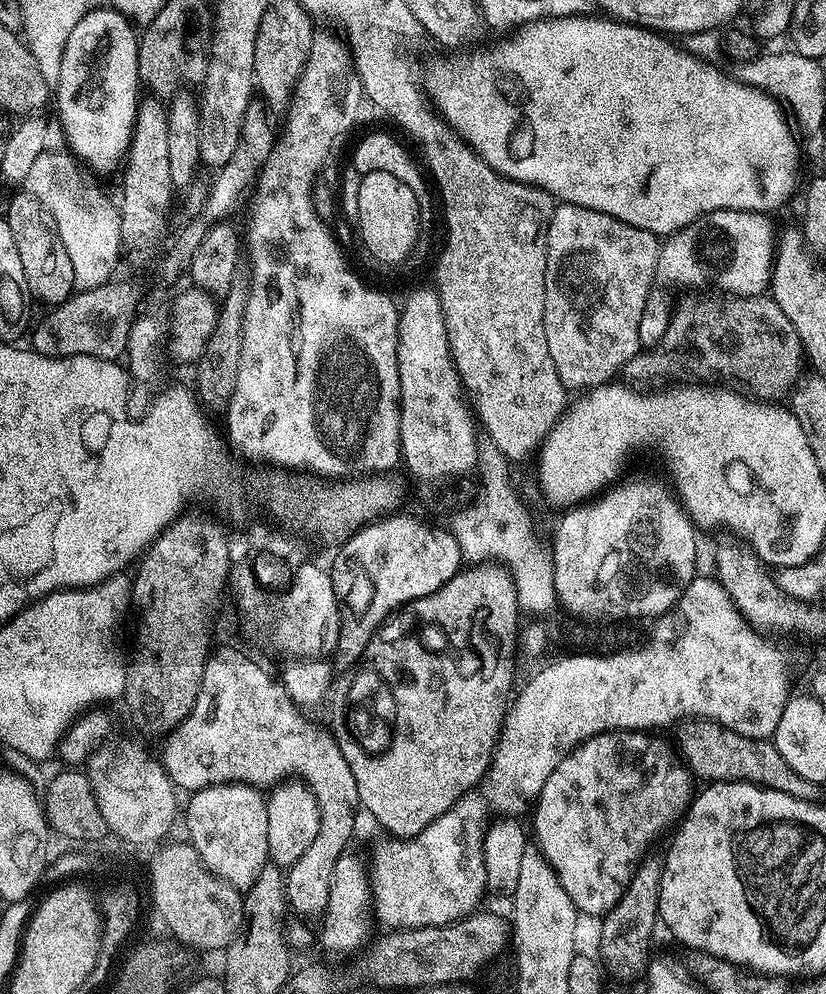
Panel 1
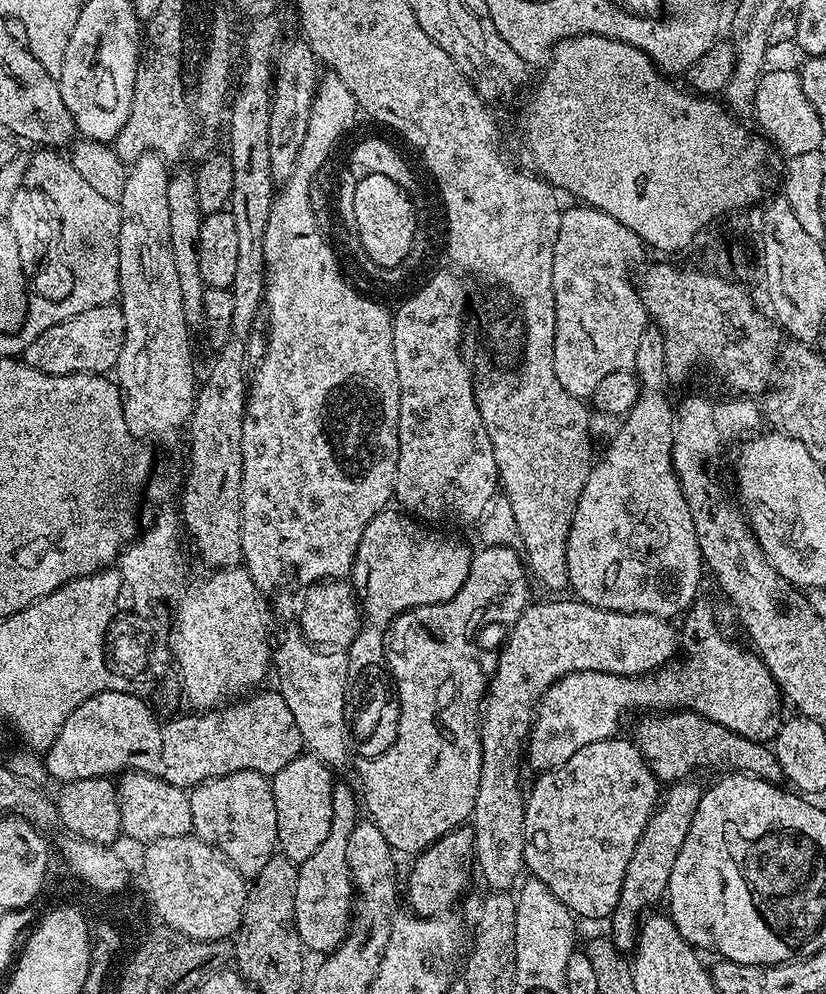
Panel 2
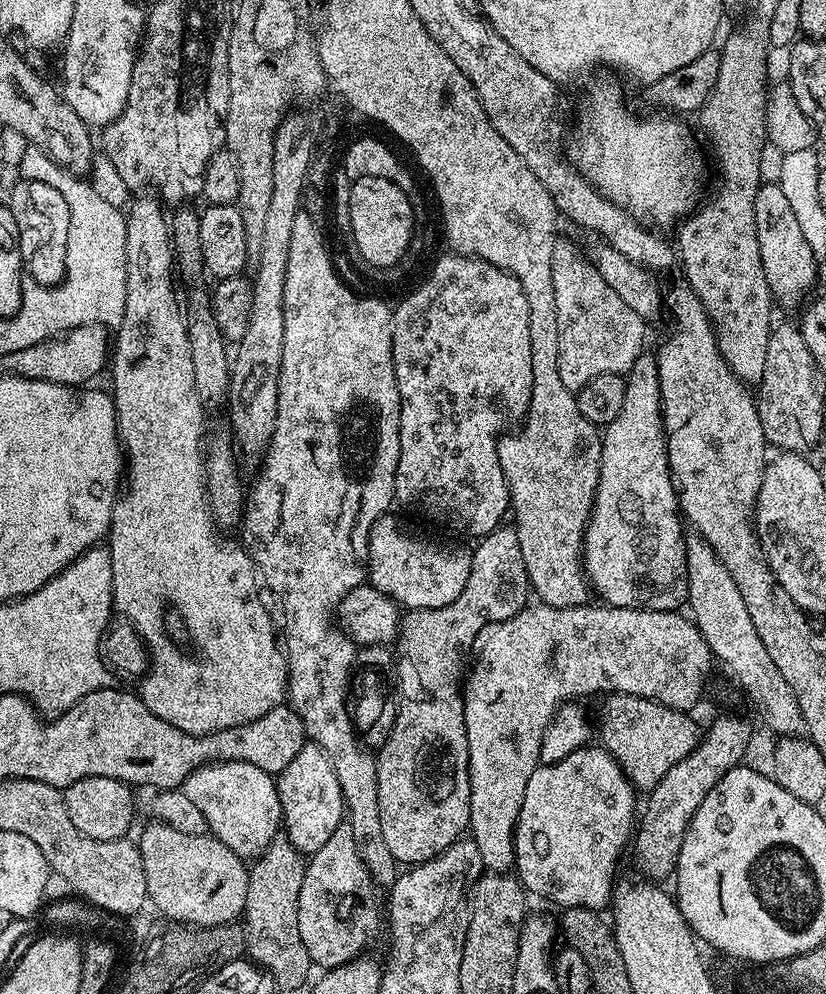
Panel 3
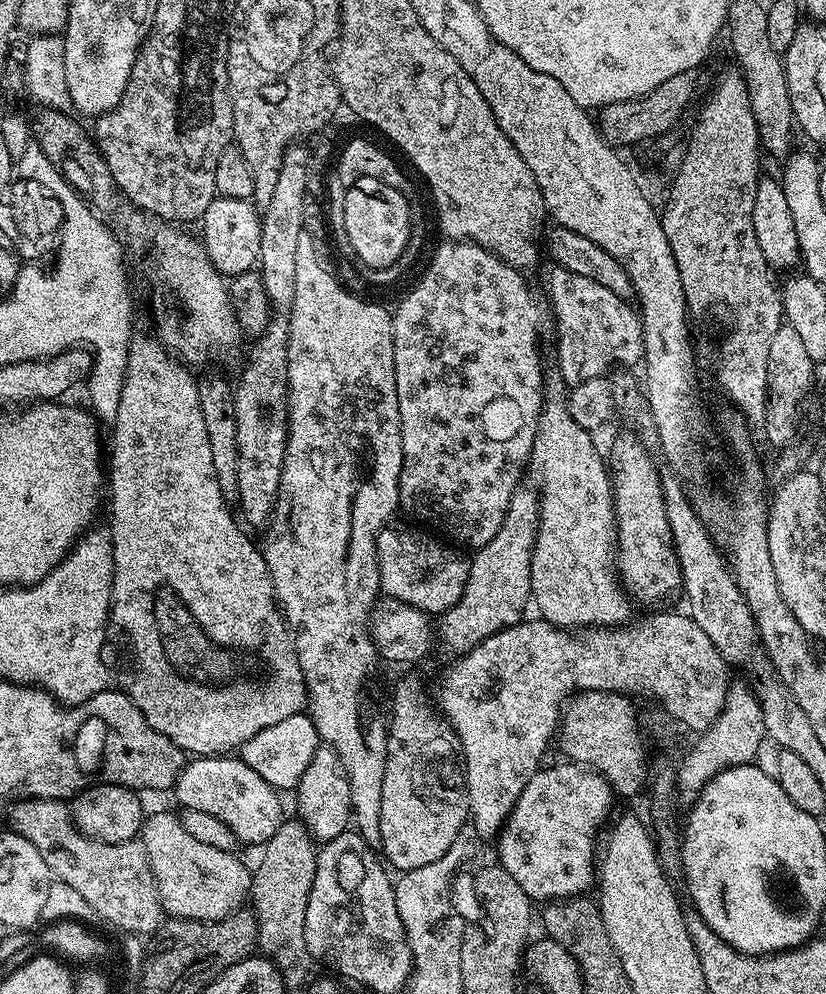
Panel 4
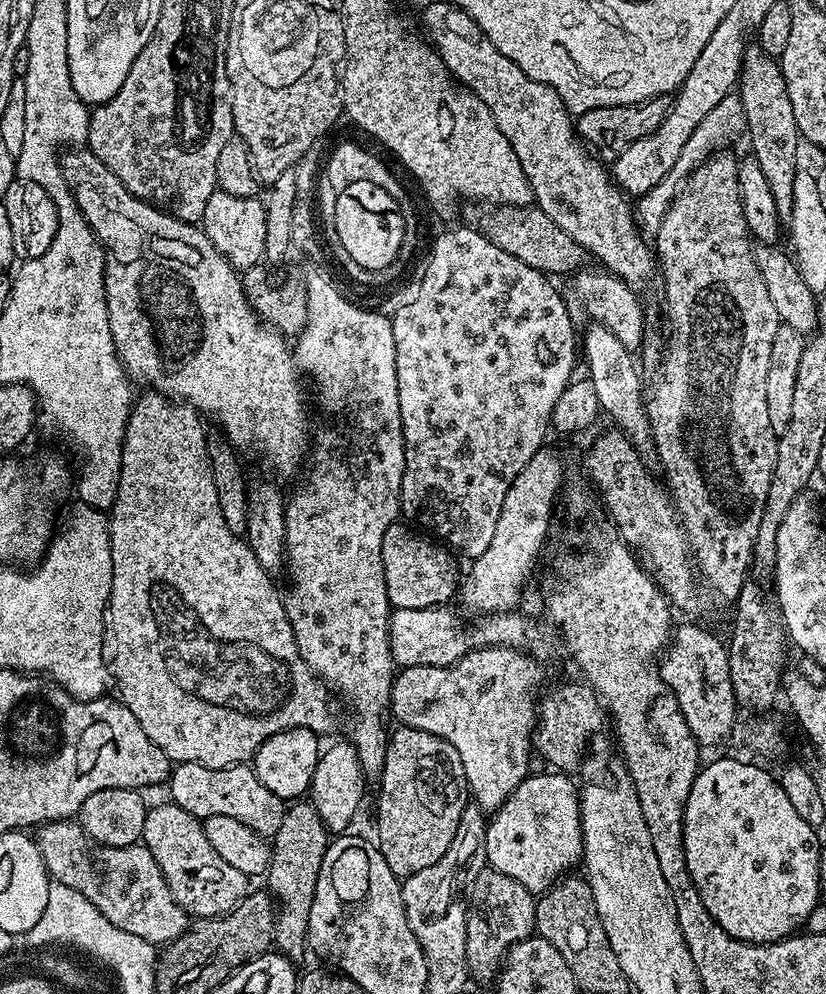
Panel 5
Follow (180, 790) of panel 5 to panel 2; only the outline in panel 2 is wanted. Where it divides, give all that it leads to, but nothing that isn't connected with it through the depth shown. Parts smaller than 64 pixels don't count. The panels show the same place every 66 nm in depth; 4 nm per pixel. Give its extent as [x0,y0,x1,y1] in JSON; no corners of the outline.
[188,772,278,878]

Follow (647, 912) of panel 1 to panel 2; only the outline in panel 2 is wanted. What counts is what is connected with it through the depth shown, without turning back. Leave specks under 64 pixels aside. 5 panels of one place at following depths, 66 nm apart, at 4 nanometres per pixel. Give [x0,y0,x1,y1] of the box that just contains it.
[610,778,702,954]

